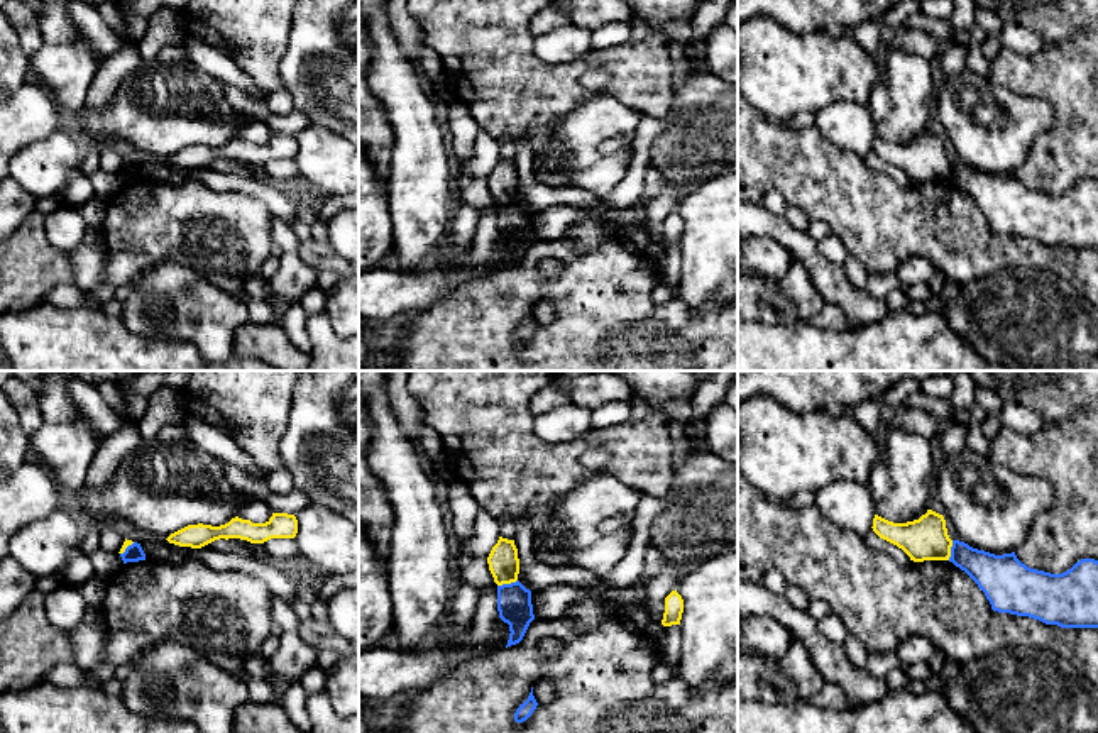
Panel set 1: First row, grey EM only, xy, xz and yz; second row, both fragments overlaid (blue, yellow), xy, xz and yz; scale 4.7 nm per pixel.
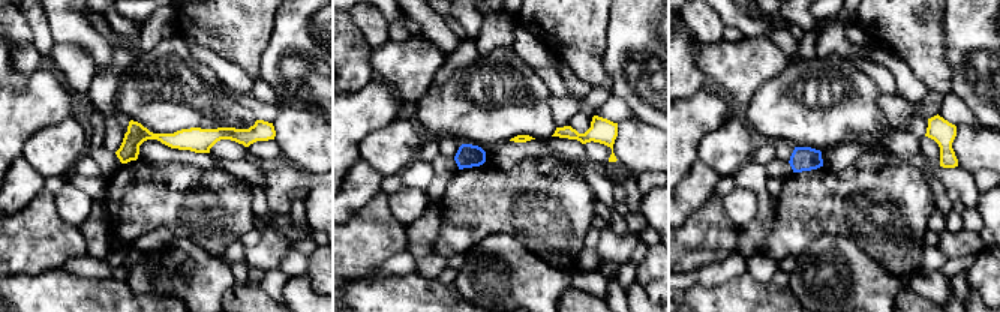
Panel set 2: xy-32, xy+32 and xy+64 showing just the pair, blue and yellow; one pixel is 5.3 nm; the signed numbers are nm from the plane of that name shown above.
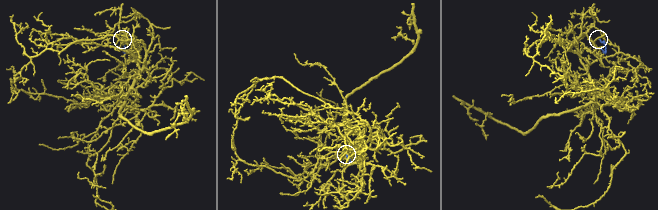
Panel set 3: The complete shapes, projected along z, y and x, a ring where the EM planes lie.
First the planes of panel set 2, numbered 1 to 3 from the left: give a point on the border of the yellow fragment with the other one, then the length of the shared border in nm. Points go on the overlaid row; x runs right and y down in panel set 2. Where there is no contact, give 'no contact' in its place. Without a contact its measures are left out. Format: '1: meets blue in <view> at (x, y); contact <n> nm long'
1: no contact
2: no contact
3: no contact

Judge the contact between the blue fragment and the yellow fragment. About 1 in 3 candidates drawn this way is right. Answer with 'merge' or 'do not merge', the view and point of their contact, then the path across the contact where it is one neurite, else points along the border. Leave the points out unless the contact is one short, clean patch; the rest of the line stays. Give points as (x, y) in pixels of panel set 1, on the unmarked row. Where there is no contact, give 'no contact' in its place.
do not merge | xz (506, 205) | along xz (516, 200), (498, 207)

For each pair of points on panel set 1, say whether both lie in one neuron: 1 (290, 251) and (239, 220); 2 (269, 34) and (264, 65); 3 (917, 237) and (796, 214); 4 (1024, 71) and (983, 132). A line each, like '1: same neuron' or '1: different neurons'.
1: different neurons
2: same neuron
3: different neurons
4: different neurons

